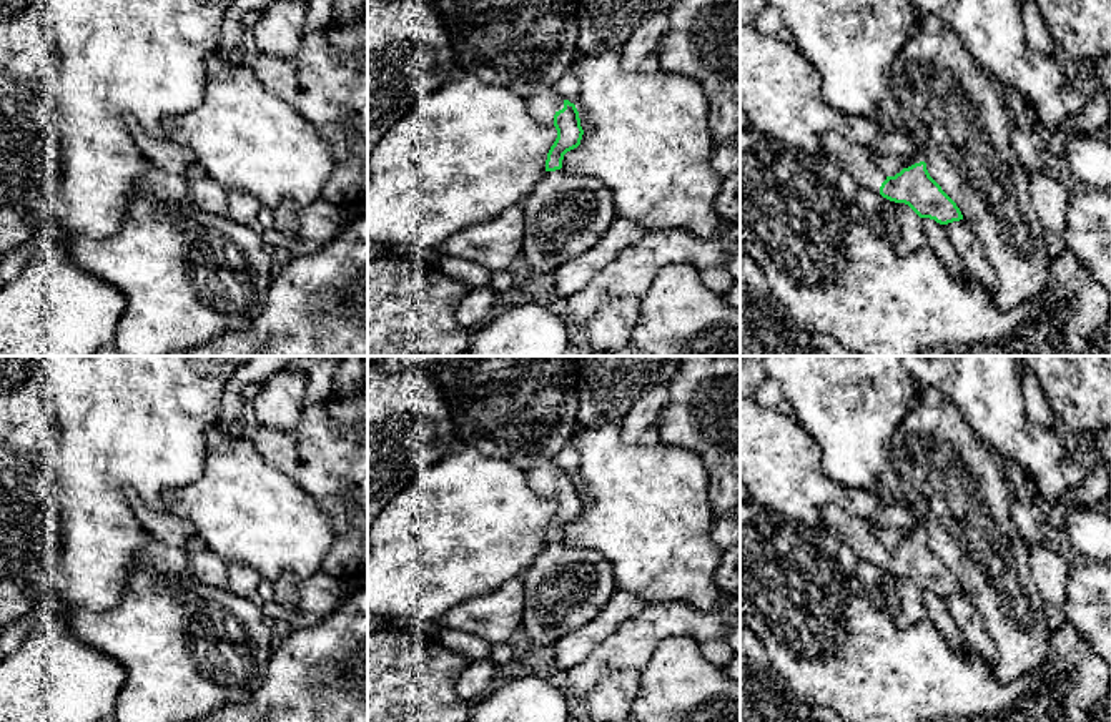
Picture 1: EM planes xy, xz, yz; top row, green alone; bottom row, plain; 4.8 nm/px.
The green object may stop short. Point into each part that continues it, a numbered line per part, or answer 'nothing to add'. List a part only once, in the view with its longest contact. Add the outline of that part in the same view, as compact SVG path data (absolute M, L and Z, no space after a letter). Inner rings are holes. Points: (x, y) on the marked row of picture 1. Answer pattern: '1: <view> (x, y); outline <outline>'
1: xz (543, 107); outline M544 90L526 98L527 111L544 125L554 125L554 115L564 108L564 96L554 90Z

